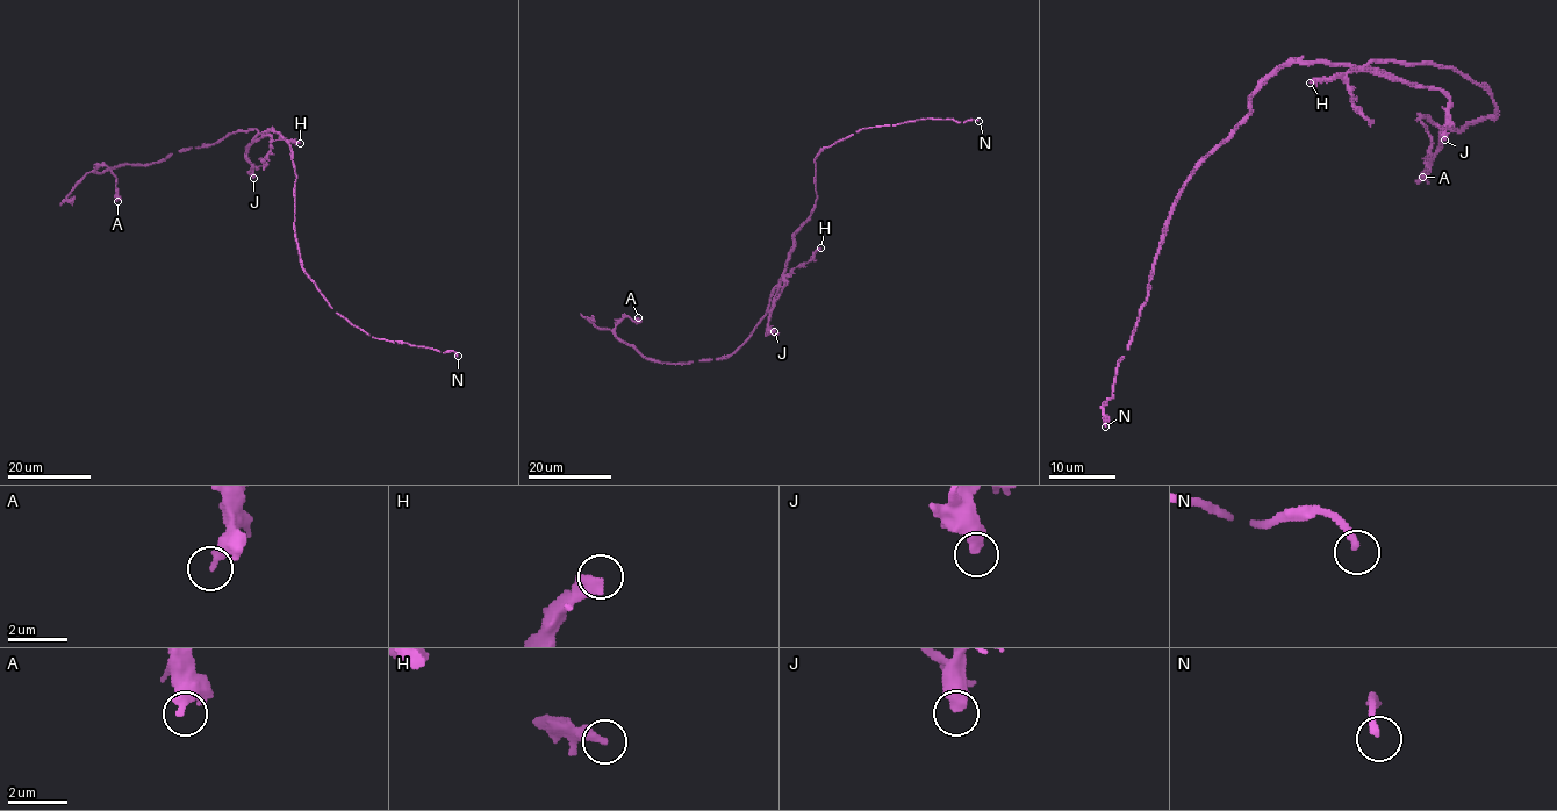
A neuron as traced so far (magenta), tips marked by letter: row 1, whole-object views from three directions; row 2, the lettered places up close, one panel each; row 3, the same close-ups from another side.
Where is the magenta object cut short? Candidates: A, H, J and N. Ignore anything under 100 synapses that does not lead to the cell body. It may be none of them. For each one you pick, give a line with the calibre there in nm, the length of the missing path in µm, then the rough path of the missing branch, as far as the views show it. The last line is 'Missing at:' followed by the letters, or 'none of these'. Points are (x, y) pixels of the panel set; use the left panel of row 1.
J: calibre 500 nm; missing 30 µm; course (253, 178), (265, 184), (286, 173), (311, 167), (337, 172)
Missing at: J

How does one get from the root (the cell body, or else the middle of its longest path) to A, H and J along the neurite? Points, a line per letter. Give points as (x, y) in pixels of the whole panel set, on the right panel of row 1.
A: (1271, 76), (1291, 60), (1434, 63), (1489, 90), (1494, 117), (1461, 130), (1420, 120), (1430, 136), (1422, 177)
H: (1271, 76), (1291, 60), (1350, 64), (1358, 70), (1351, 70), (1342, 79), (1320, 78), (1310, 83)
J: (1271, 76), (1291, 60), (1306, 60), (1373, 67), (1392, 78), (1434, 86), (1449, 100), (1444, 140)

